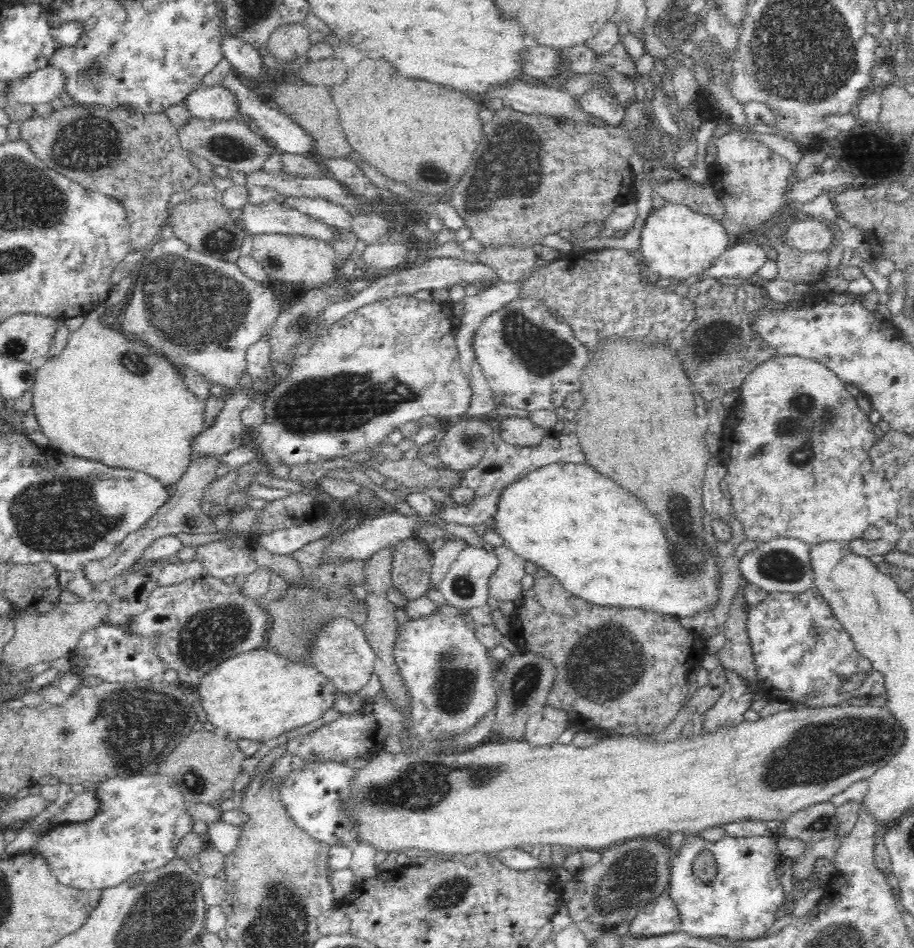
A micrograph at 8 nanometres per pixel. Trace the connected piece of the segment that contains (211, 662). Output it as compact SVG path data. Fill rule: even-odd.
M205 573L178 584L154 588L150 593L146 612L128 622L126 630L143 635L160 633L157 648L159 656L170 670L176 670L178 683L195 688L203 682L206 674L220 666L222 662L238 654L266 646L271 624L269 610L265 608L266 603L268 602L265 597L252 599L246 595L242 587L234 583L226 584L223 578Z

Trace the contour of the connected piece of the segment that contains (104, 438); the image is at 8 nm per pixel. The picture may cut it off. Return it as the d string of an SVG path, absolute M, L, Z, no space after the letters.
M105 303L99 304L91 314L84 317L82 326L70 333L66 348L58 356L50 358L50 360L46 361L46 364L37 369L36 378L31 389L33 392L32 412L35 414L37 424L42 432L49 439L50 446L65 451L65 454L84 456L84 458L90 458L94 461L102 462L102 465L110 465L114 468L145 472L173 487L184 476L193 460L193 442L204 429L206 401L202 400L186 386L181 372L171 362L168 362L164 355L156 353L151 347L139 342L134 337L126 336L107 327L104 323L101 324L99 317L107 315L106 310L107 306Z

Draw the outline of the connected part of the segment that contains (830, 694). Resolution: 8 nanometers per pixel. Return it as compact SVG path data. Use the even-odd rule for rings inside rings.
M815 589L804 592L770 592L764 602L751 606L746 622L748 636L753 647L754 665L757 671L757 684L762 697L768 701L789 700L806 706L838 706L848 702L849 698L871 698L887 694L888 688L882 672L873 669L872 662L859 653L852 635L834 615L830 603ZM856 674L868 674L858 690L841 693L844 682Z

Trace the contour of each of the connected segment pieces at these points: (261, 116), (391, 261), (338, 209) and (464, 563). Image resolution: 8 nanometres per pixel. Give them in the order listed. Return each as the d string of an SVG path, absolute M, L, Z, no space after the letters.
M231 70L224 76L224 80L220 85L230 87L237 94L238 103L240 103L239 112L247 114L248 118L252 118L258 124L258 131L262 133L270 142L272 142L278 150L284 153L313 155L315 153L314 137L308 134L308 130L304 130L298 122L294 122L292 118L288 118L283 110L272 109L270 105L264 103L263 98L256 90L249 89L237 77L237 72Z
M390 241L368 245L361 255L366 267L365 276L372 279L381 270L404 267L404 260L408 258L407 252L408 249L404 246Z
M283 198L282 202L299 212L308 214L326 224L350 230L354 216L340 204L324 198Z
M467 546L451 564L438 589L445 602L458 609L468 610L482 606L488 602L490 578L498 570L498 566L500 566L500 557L494 550L487 546L481 548L480 546Z

